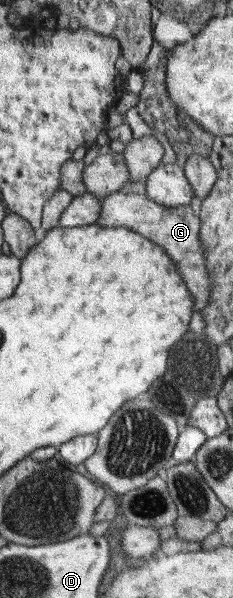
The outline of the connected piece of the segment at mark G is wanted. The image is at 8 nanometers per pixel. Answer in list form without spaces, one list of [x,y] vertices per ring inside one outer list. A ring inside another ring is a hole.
[[[113,192],[103,198],[103,204],[101,204],[95,223],[101,227],[127,227],[127,229],[147,237],[155,245],[161,245],[161,249],[177,265],[181,279],[185,281],[187,289],[196,299],[195,305],[197,307],[207,306],[213,281],[205,267],[207,247],[201,245],[200,217],[190,205],[176,208],[167,207],[149,199],[146,194]]]

